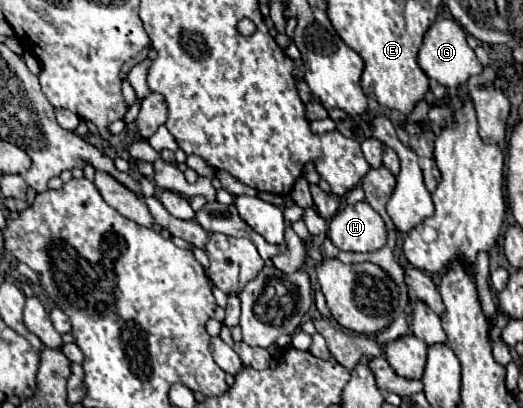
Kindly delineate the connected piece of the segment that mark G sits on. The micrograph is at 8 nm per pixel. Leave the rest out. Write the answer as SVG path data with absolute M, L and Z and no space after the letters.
M438 18L428 28L428 32L424 36L424 44L418 54L418 64L426 72L428 78L434 78L438 84L444 84L446 88L462 86L468 78L478 76L482 72L482 64L478 62L474 50L468 46L462 26L450 18Z

